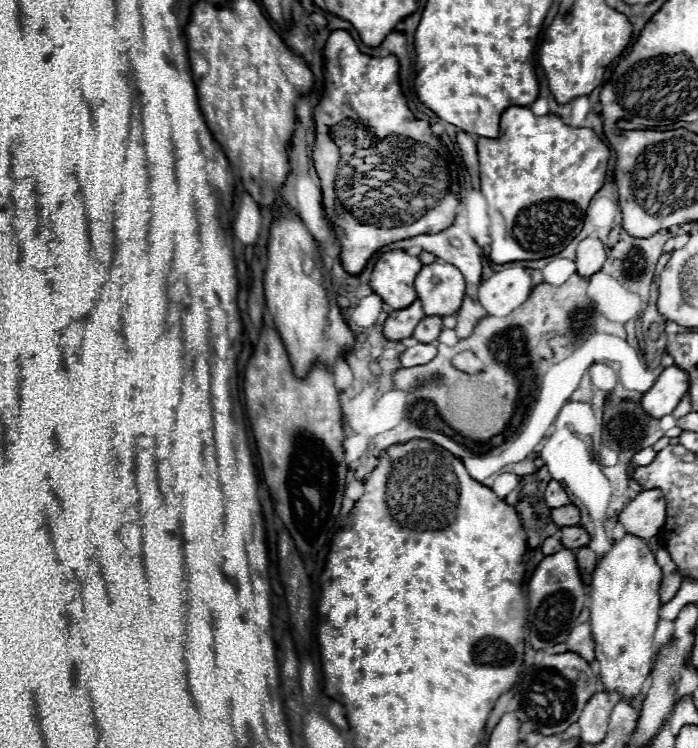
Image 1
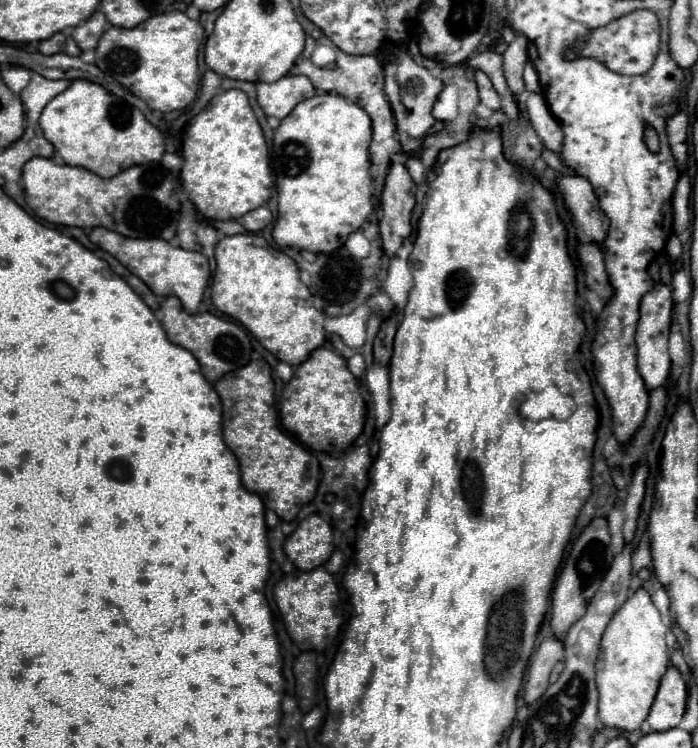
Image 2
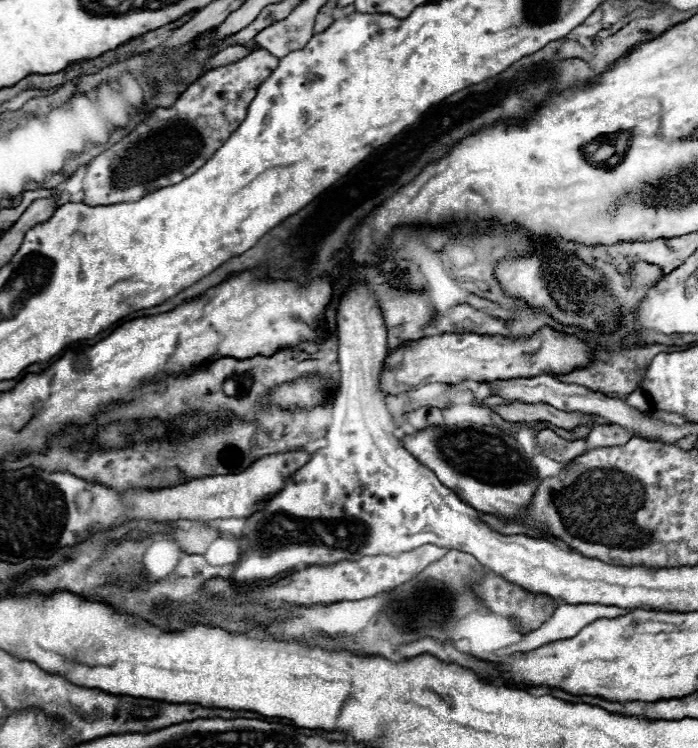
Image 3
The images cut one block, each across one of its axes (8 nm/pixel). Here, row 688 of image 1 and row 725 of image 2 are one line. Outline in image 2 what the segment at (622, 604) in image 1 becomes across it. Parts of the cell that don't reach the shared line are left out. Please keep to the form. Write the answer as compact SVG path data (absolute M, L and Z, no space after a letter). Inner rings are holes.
M644 588L636 590L610 620L596 662L596 686L600 694L598 718L604 726L632 732L646 720L660 678L668 668L666 630L658 608Z

